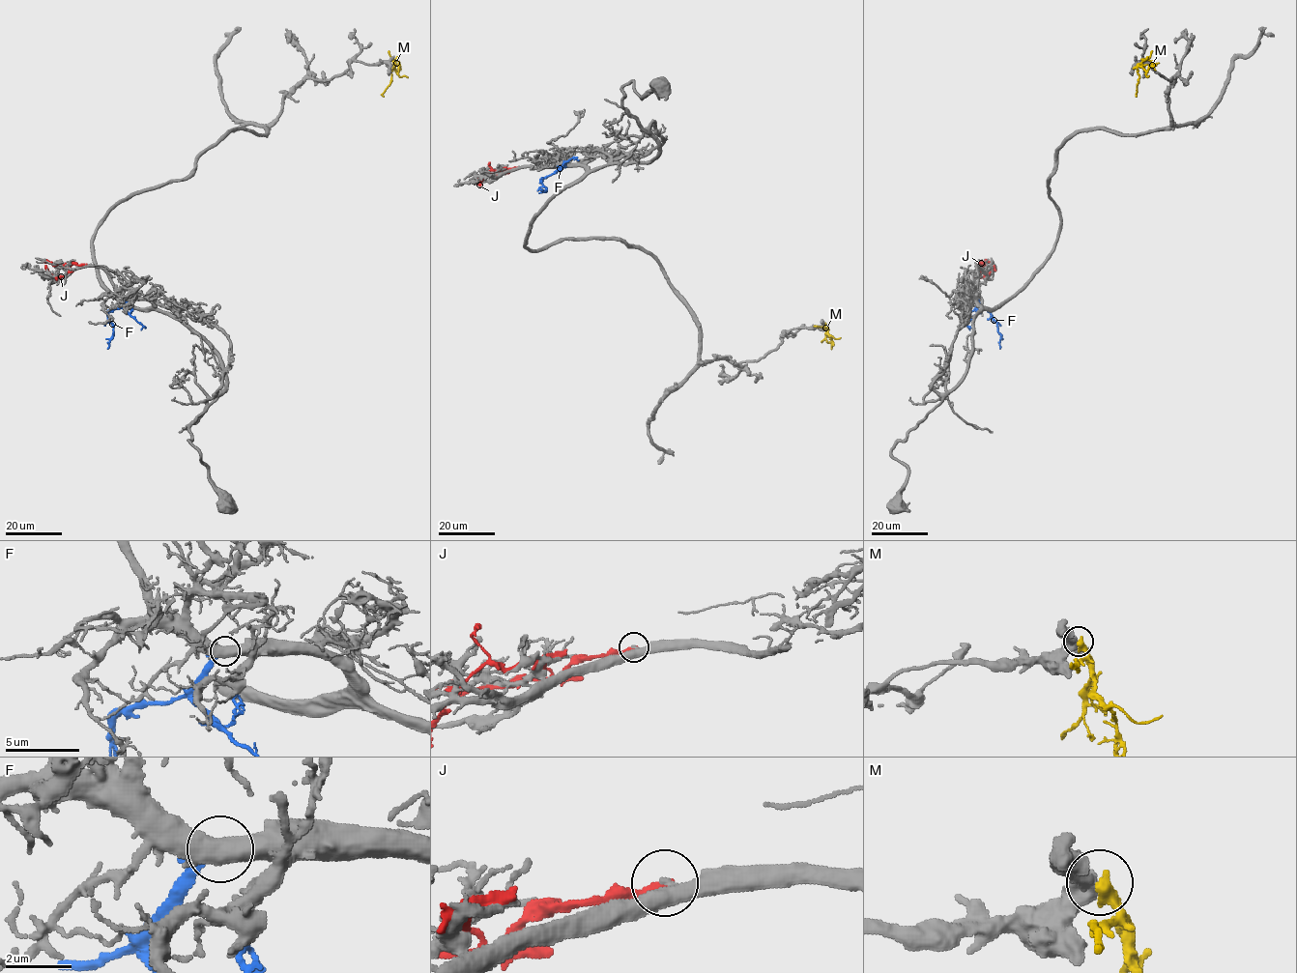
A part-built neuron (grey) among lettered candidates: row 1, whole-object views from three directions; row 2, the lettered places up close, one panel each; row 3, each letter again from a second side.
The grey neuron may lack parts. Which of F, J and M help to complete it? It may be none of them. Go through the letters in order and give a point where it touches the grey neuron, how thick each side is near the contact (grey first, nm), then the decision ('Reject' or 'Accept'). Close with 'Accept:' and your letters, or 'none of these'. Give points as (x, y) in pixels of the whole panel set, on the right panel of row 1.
F: Touches grey at (977, 299). Thickness 500 nm (grey) against 240 nm. Accept
J: Touches grey at (976, 265). Thickness 360 nm (grey) against 280 nm. Reject
M: Touches grey at (1134, 68). Thickness 360 nm (grey) against 440 nm. Reject
Accept: F

